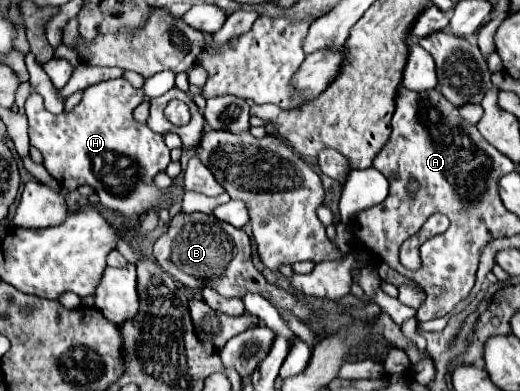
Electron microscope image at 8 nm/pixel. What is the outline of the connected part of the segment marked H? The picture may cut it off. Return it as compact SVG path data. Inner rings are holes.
M124 78L100 82L94 86L88 86L84 90L84 96L80 104L76 104L70 112L62 114L50 114L44 108L44 100L38 92L32 92L26 100L26 116L30 124L30 144L36 146L42 152L44 168L60 182L60 186L66 192L76 190L80 184L88 184L96 188L96 194L100 196L102 206L112 208L114 212L122 214L126 218L126 230L132 230L134 224L140 220L142 214L150 210L168 208L168 190L162 190L154 184L154 176L158 172L164 172L170 164L170 150L162 140L162 134L156 134L148 128L148 124L140 124L132 116L132 108L136 108L144 100L144 92L136 90L132 84L128 84Z

